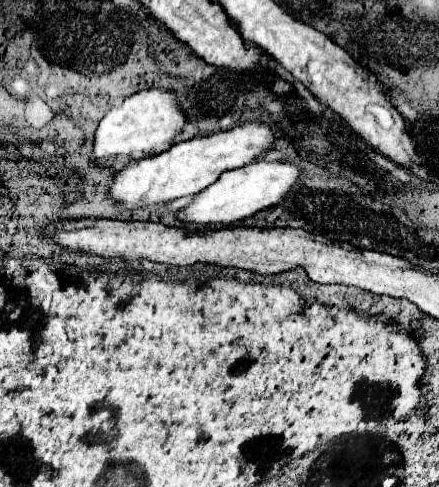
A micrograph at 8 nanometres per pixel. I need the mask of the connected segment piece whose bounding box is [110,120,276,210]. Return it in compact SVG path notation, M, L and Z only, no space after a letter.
M250 120L234 126L232 130L216 132L210 136L196 136L192 140L172 144L166 152L124 166L110 186L110 196L130 210L162 204L182 196L192 196L208 188L208 184L214 184L222 172L230 172L254 162L256 158L272 150L274 142L276 134L272 132L272 126L260 120Z

